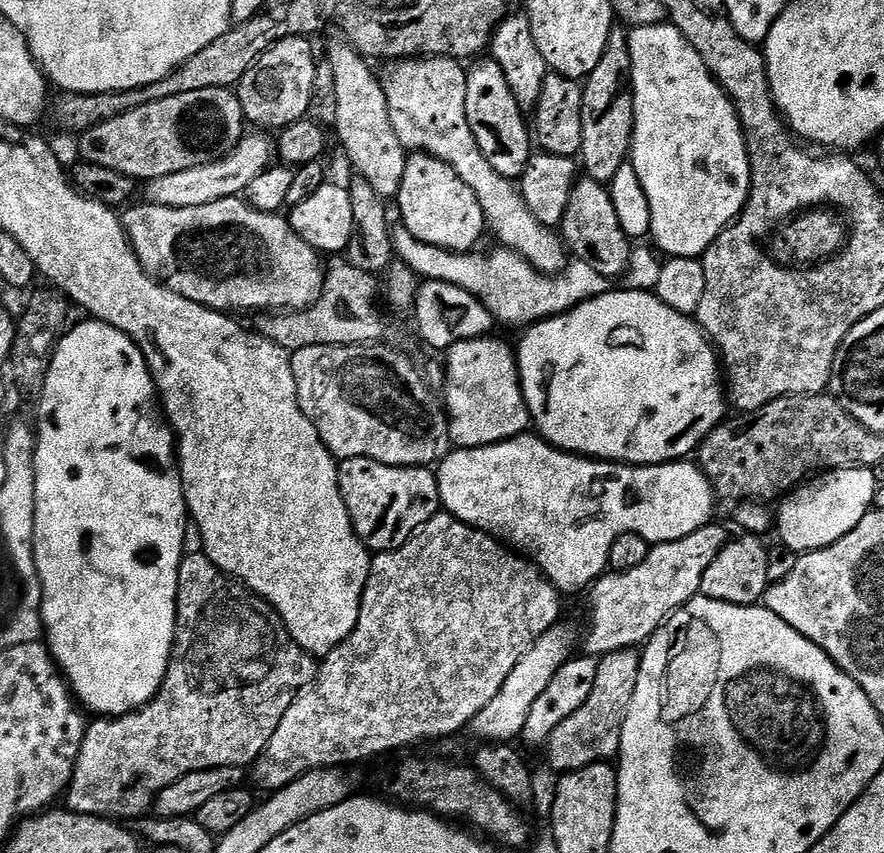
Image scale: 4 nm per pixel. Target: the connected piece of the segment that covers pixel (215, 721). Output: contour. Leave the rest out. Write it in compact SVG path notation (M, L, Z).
M203 551L185 555L180 561L180 573L178 574L178 594L176 595L176 633L172 643L172 657L168 663L168 669L164 675L162 686L158 694L150 703L135 712L127 712L124 716L115 718L96 718L91 721L82 740L82 750L76 759L76 769L72 775L72 781L66 789L67 811L77 812L83 816L106 816L117 822L132 822L135 816L140 816L144 811L153 807L156 795L166 786L178 782L178 778L186 778L186 774L198 770L210 770L230 766L231 768L244 768L255 765L256 761L268 751L270 738L274 738L274 730L278 730L278 722L282 722L282 714L290 710L292 703L301 692L312 687L316 681L318 671L317 657L312 656L286 630L282 618L273 608L259 596L252 595L243 584L229 578L221 568L214 566L210 558Z

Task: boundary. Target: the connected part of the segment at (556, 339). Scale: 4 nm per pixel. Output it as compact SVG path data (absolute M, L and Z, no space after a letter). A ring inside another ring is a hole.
M613 290L582 302L577 308L571 308L557 316L540 320L523 329L524 337L520 345L515 345L517 370L520 375L521 392L528 407L531 427L547 444L561 448L563 452L573 452L575 456L590 456L593 460L610 460L613 464L671 464L683 461L697 451L700 443L726 419L726 384L722 379L720 357L704 331L700 329L692 316L684 316L678 310L670 310L648 290Z

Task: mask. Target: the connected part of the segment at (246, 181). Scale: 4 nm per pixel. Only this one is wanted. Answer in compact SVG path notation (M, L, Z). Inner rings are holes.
M251 134L241 136L234 147L225 152L218 160L211 160L208 164L203 164L202 166L194 166L190 170L178 170L178 174L166 174L166 178L154 178L147 181L142 188L142 196L144 192L143 199L154 206L185 208L186 206L206 206L210 202L230 200L247 193L250 182L254 182L254 178L258 178L258 174L262 174L264 169L269 167L270 160L268 158L274 154L273 141L271 139L268 141L264 137L267 135L256 135L260 136L251 136Z

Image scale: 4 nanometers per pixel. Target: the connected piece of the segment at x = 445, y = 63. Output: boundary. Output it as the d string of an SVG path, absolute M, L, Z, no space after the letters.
M429 56L427 58L409 58L407 60L394 60L383 65L384 69L379 69L378 75L380 85L386 96L386 106L390 112L390 123L394 132L398 136L399 142L412 152L425 152L427 156L433 156L449 164L474 190L478 202L484 211L486 228L489 233L500 239L499 243L503 247L509 248L512 252L517 252L526 262L530 262L532 268L537 268L539 272L544 272L547 276L552 276L556 272L561 272L566 267L570 259L570 253L565 247L563 239L551 227L543 225L530 212L525 204L517 185L508 180L478 150L478 142L474 142L474 134L470 134L470 125L466 120L466 78L468 73L465 65L461 61L450 56Z

